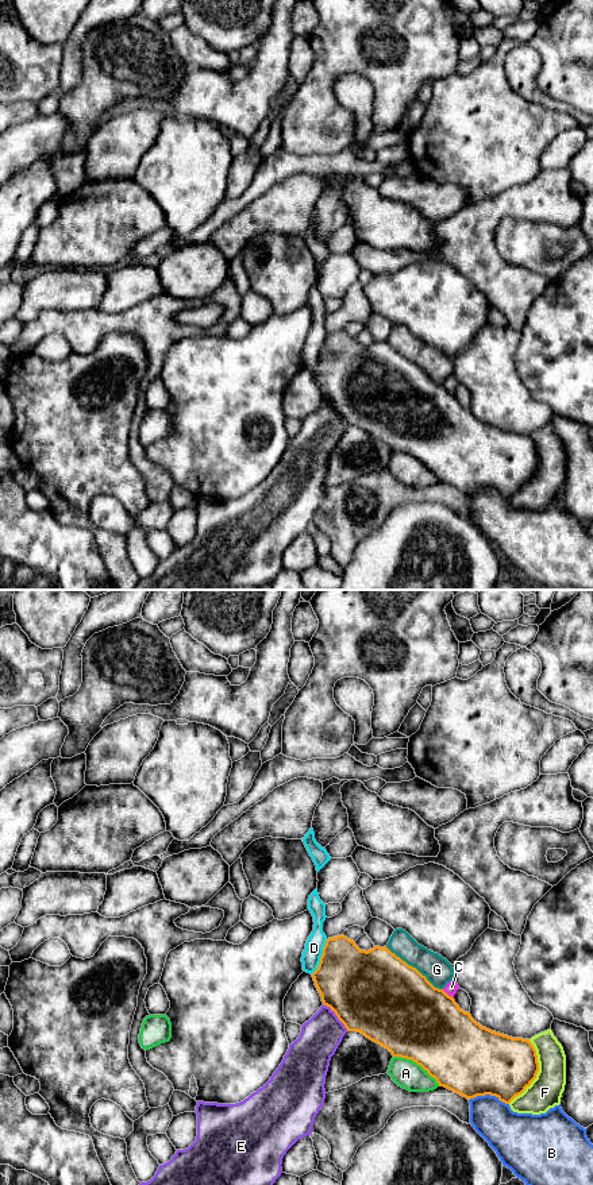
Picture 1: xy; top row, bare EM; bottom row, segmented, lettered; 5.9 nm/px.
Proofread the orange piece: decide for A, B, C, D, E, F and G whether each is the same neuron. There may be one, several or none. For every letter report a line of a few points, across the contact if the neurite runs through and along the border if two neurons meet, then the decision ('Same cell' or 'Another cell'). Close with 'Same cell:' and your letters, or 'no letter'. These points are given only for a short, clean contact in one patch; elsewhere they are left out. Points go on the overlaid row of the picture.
A: Another cell
B: Another cell
C: Another cell
D: Another cell
E: Another cell
F: Another cell
G: Another cell
Same cell: no letter

